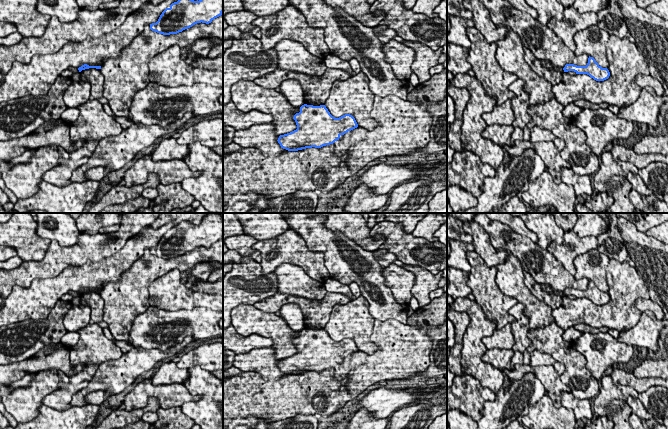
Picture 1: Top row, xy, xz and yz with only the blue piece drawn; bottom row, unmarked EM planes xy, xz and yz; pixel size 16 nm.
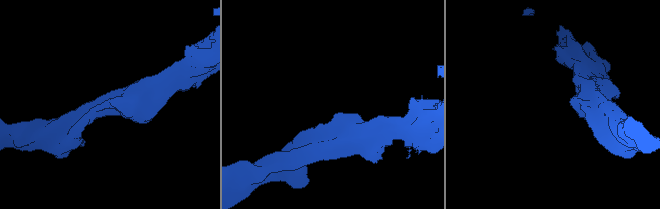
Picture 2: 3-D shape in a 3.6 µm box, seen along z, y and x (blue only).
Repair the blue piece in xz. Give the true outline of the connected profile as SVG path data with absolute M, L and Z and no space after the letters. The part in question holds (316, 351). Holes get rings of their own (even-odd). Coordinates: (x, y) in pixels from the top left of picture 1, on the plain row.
M304 328L300 336L293 341L297 353L280 359L278 367L288 375L298 375L306 372L321 372L333 368L341 359L358 351L355 342L345 338L339 342L333 341L325 329L313 330Z

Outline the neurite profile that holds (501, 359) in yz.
M491 349L486 350L481 359L503 372L505 369L512 369L511 360L513 355L514 351L512 349Z

